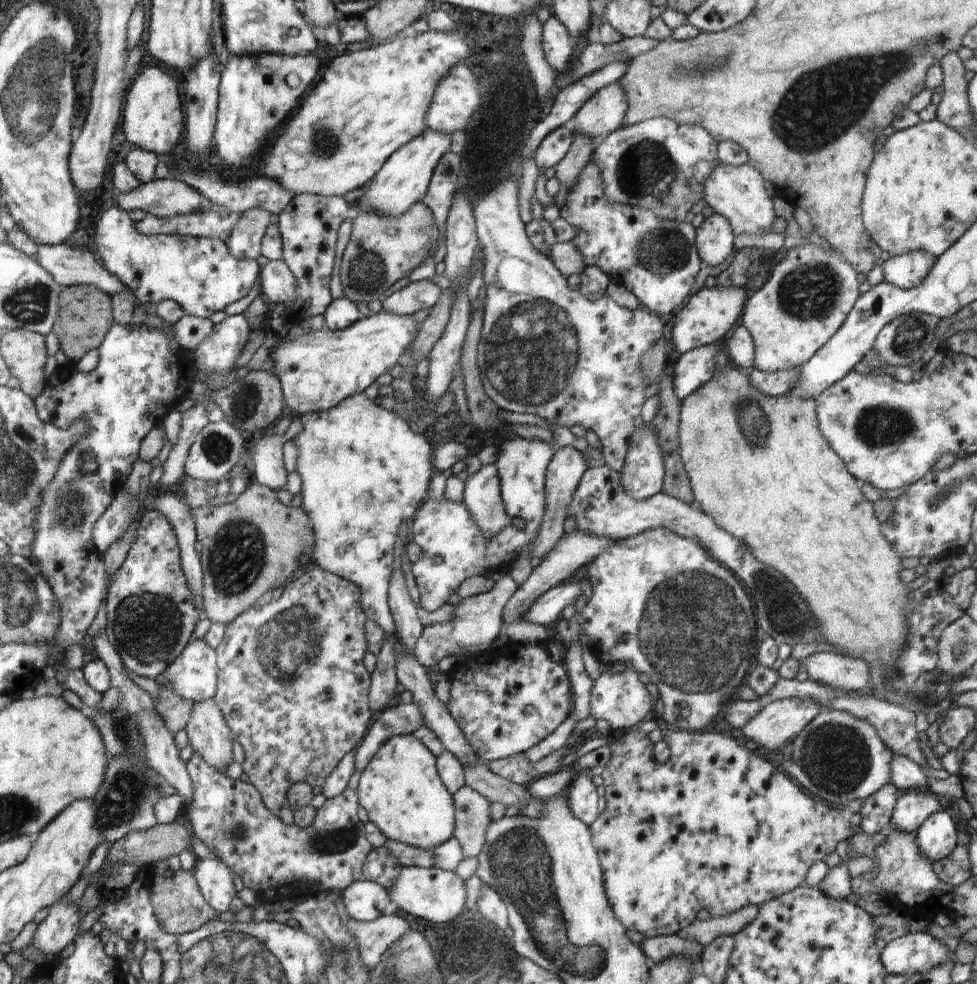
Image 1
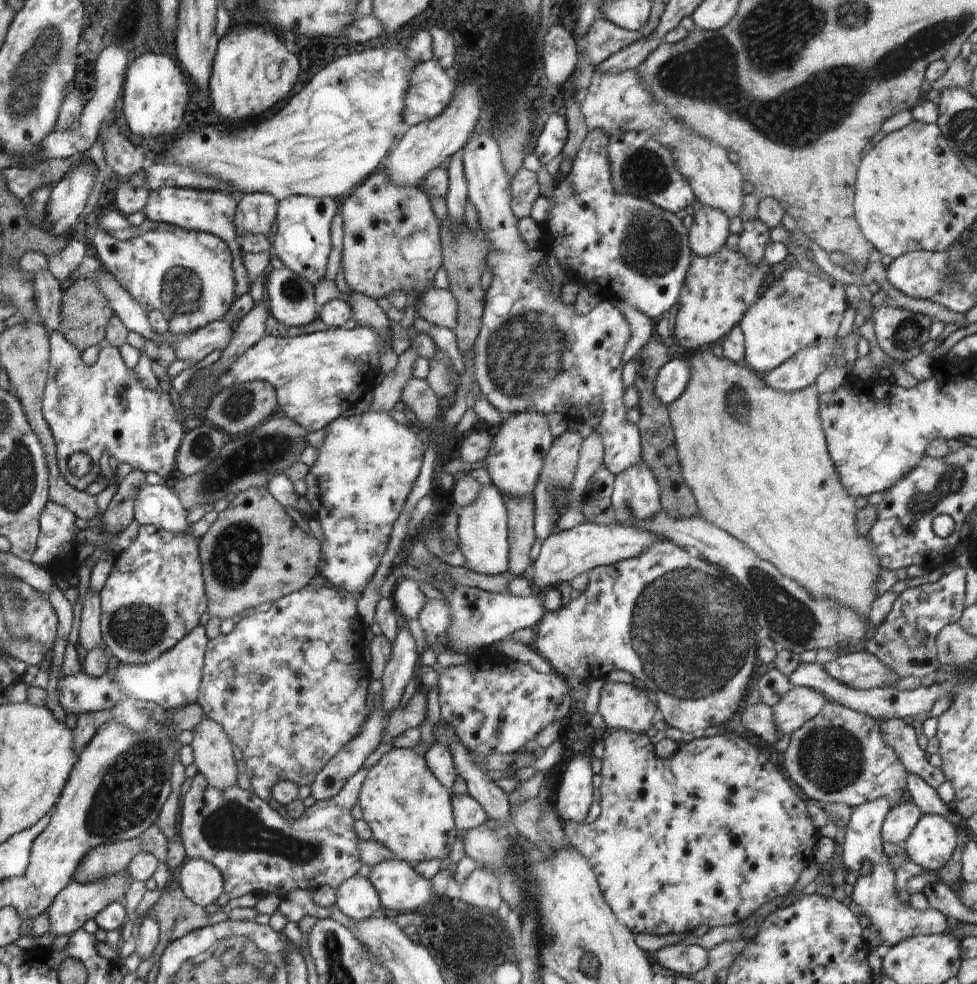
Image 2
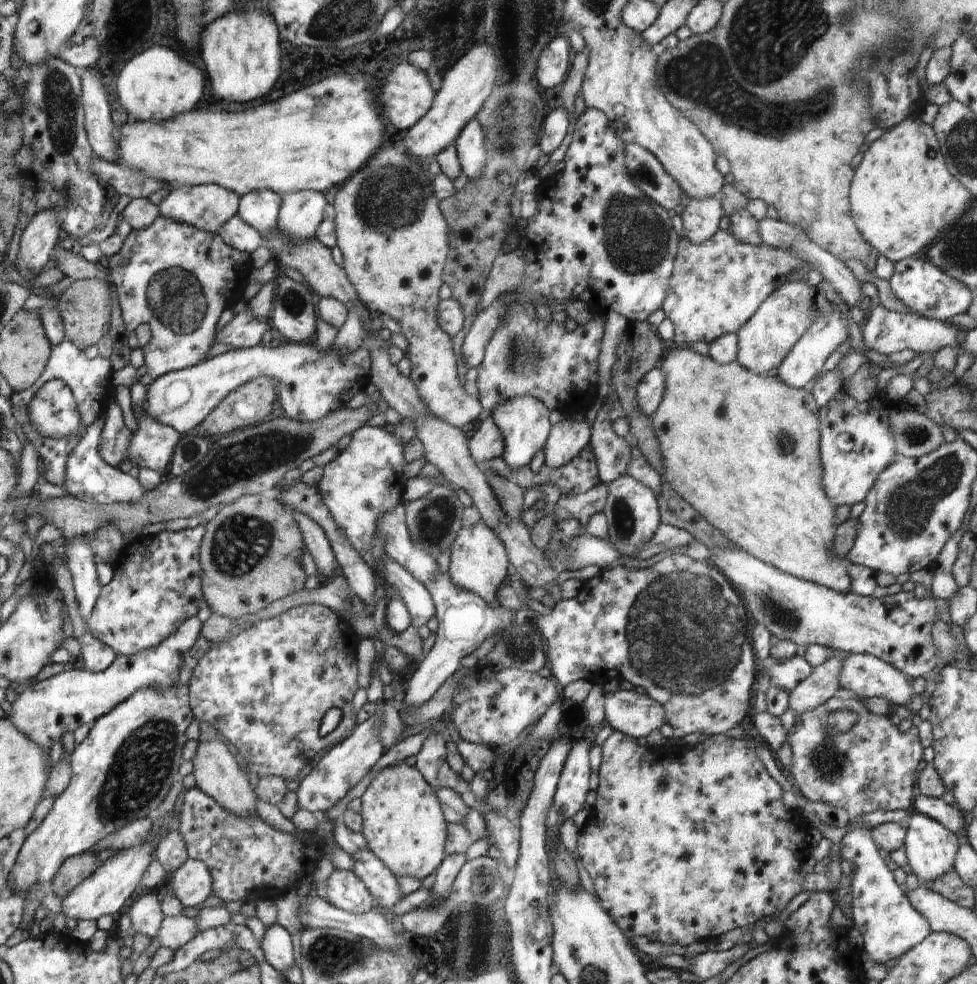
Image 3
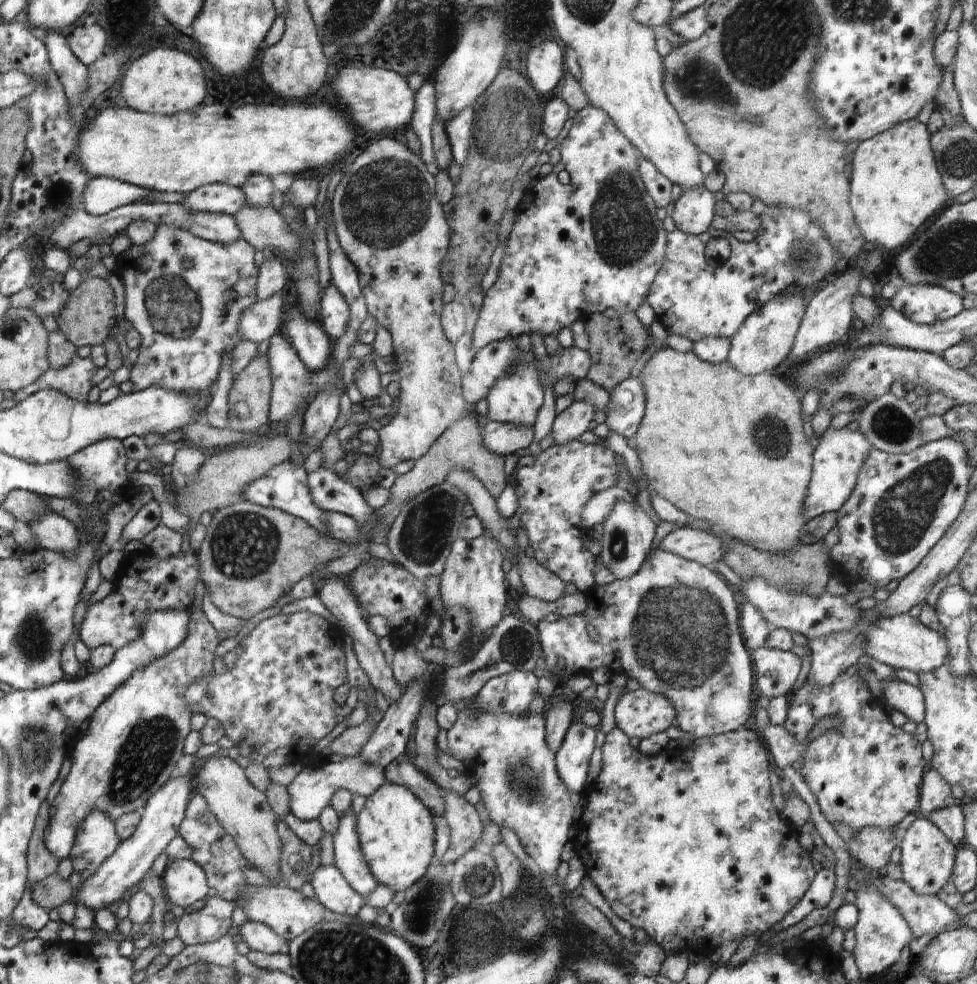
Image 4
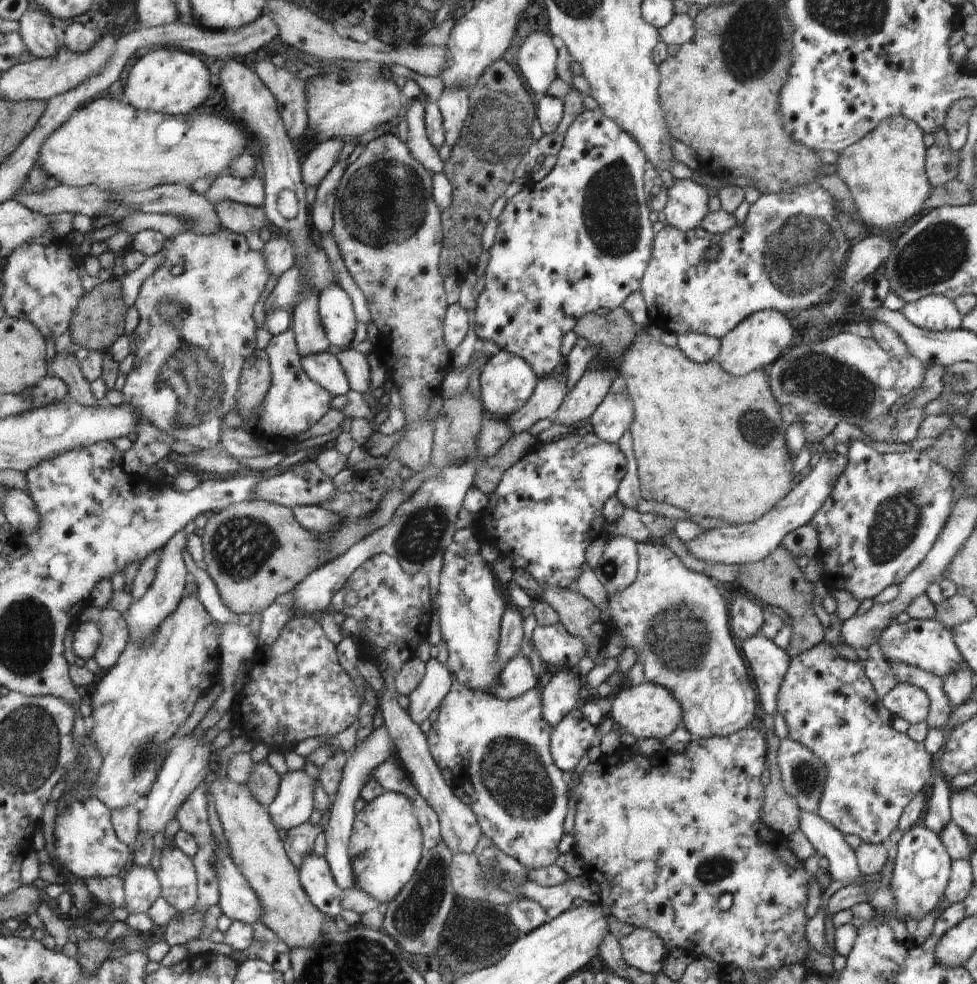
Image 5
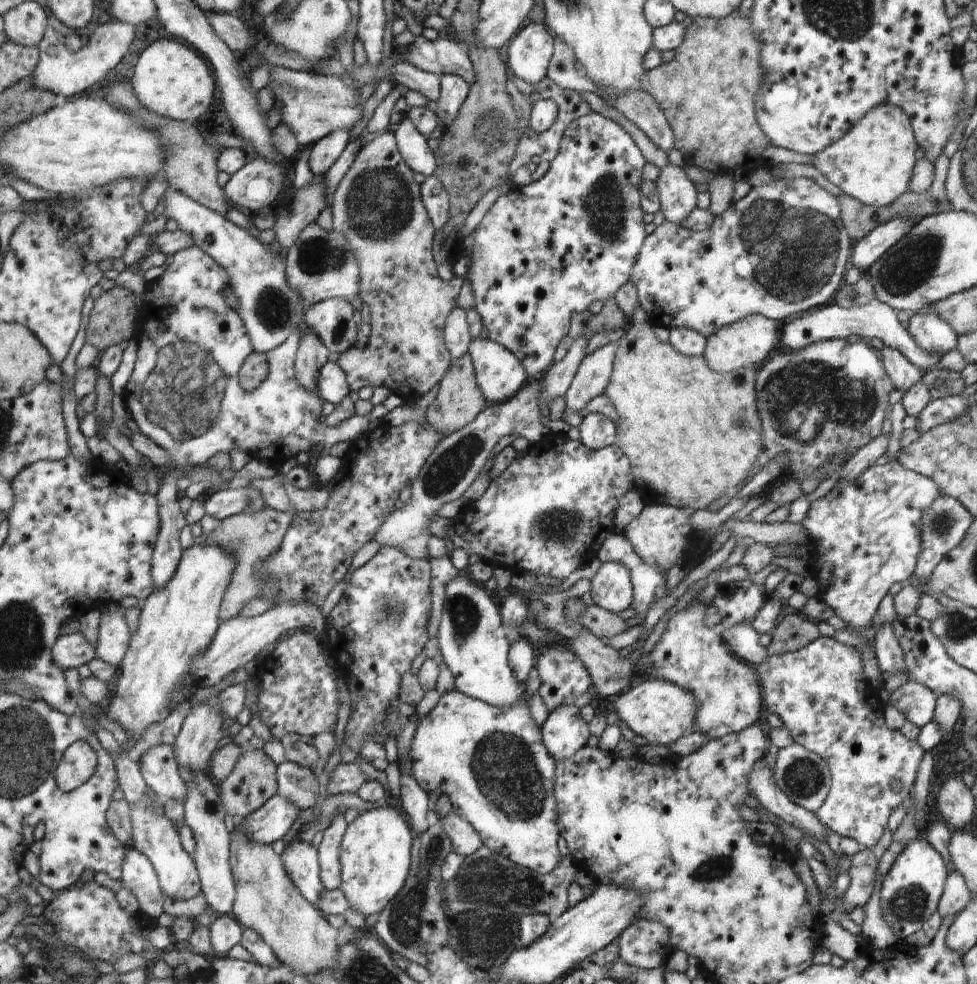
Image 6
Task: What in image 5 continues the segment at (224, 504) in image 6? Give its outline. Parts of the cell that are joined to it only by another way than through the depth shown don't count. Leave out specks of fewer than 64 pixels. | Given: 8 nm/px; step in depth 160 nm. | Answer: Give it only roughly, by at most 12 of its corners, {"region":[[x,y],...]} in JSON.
{"region":[[302,461],[260,480],[256,501],[321,506],[334,482]]}

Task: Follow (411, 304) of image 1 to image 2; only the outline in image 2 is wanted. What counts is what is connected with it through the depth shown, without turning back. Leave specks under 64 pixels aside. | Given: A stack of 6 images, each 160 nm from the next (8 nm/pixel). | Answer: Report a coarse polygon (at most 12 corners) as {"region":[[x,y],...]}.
{"region":[[448,289],[420,292],[416,312],[432,326],[456,328]]}

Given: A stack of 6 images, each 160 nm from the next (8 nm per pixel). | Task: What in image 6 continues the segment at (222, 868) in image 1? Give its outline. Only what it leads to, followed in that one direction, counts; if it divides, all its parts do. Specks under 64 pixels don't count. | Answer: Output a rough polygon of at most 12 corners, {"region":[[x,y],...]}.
{"region":[[147,792],[131,808],[132,848],[155,866],[163,896],[200,892],[174,822]]}

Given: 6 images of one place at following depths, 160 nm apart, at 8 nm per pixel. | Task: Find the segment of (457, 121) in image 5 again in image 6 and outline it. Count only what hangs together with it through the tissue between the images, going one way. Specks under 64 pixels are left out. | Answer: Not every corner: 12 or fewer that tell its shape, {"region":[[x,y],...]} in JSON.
{"region":[[441,76],[436,130],[453,124],[471,85],[460,76]]}

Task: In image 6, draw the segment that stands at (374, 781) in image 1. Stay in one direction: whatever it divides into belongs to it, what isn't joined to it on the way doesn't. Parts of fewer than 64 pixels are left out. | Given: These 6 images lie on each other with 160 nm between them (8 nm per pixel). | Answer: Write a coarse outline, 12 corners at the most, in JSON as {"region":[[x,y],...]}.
{"region":[[400,811],[348,824],[340,855],[350,909],[382,913],[412,872]]}

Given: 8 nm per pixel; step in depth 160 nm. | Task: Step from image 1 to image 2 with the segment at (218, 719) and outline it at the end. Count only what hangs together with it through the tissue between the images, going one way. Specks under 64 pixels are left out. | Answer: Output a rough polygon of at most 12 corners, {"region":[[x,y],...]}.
{"region":[[204,715],[192,734],[193,763],[208,784],[235,786],[223,726]]}

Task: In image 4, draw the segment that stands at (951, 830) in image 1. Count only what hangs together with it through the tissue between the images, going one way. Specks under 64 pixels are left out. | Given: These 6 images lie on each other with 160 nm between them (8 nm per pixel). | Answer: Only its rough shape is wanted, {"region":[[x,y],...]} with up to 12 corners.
{"region":[[918,815],[902,838],[903,882],[937,894],[957,847]]}

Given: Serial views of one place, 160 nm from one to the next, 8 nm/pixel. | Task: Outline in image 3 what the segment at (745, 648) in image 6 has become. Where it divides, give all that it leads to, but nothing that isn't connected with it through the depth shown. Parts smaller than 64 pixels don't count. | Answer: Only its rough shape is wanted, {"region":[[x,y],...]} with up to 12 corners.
{"region":[[802,656],[768,657],[770,684],[788,692],[814,670]]}

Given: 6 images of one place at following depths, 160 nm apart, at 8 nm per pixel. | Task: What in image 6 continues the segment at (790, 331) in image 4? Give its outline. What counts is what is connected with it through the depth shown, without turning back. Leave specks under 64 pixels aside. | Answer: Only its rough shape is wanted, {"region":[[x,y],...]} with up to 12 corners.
{"region":[[746,316],[706,339],[704,357],[720,374],[766,360],[778,322]]}

